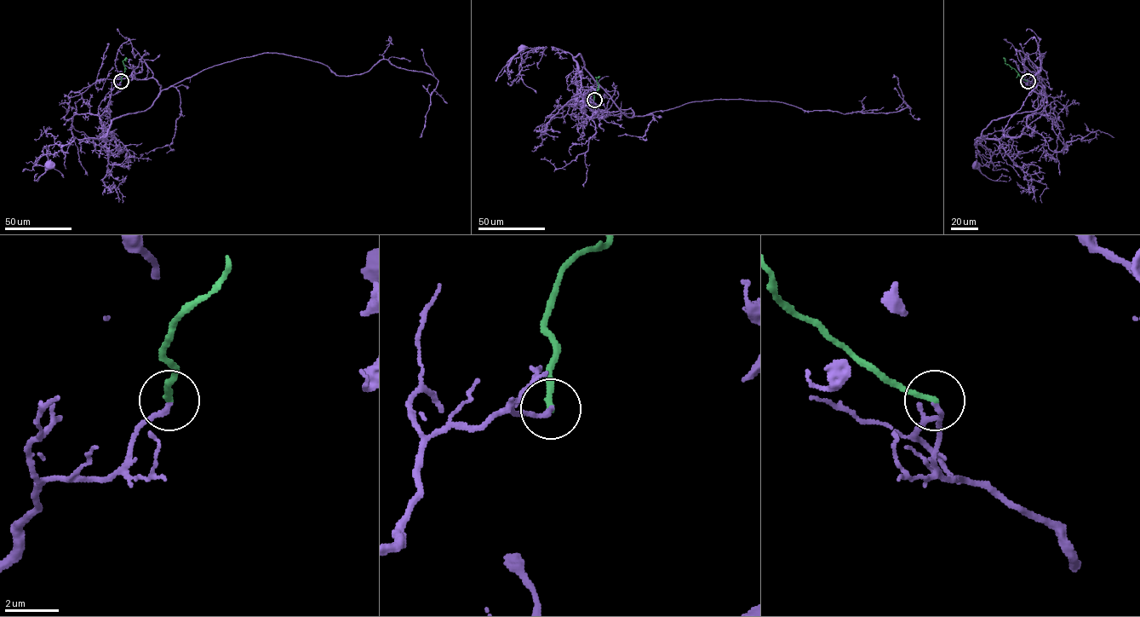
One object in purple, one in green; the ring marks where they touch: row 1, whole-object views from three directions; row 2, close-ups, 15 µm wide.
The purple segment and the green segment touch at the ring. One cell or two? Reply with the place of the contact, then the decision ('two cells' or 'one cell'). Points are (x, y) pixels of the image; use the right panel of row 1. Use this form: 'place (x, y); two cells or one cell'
place (1028, 81); two cells

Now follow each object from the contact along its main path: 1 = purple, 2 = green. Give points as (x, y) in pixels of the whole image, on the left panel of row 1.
1: (121, 81), (111, 90), (108, 106), (100, 118), (104, 139), (86, 138), (45, 146), (35, 164), (49, 166)
2: (121, 81), (125, 68), (123, 61), (127, 58)

